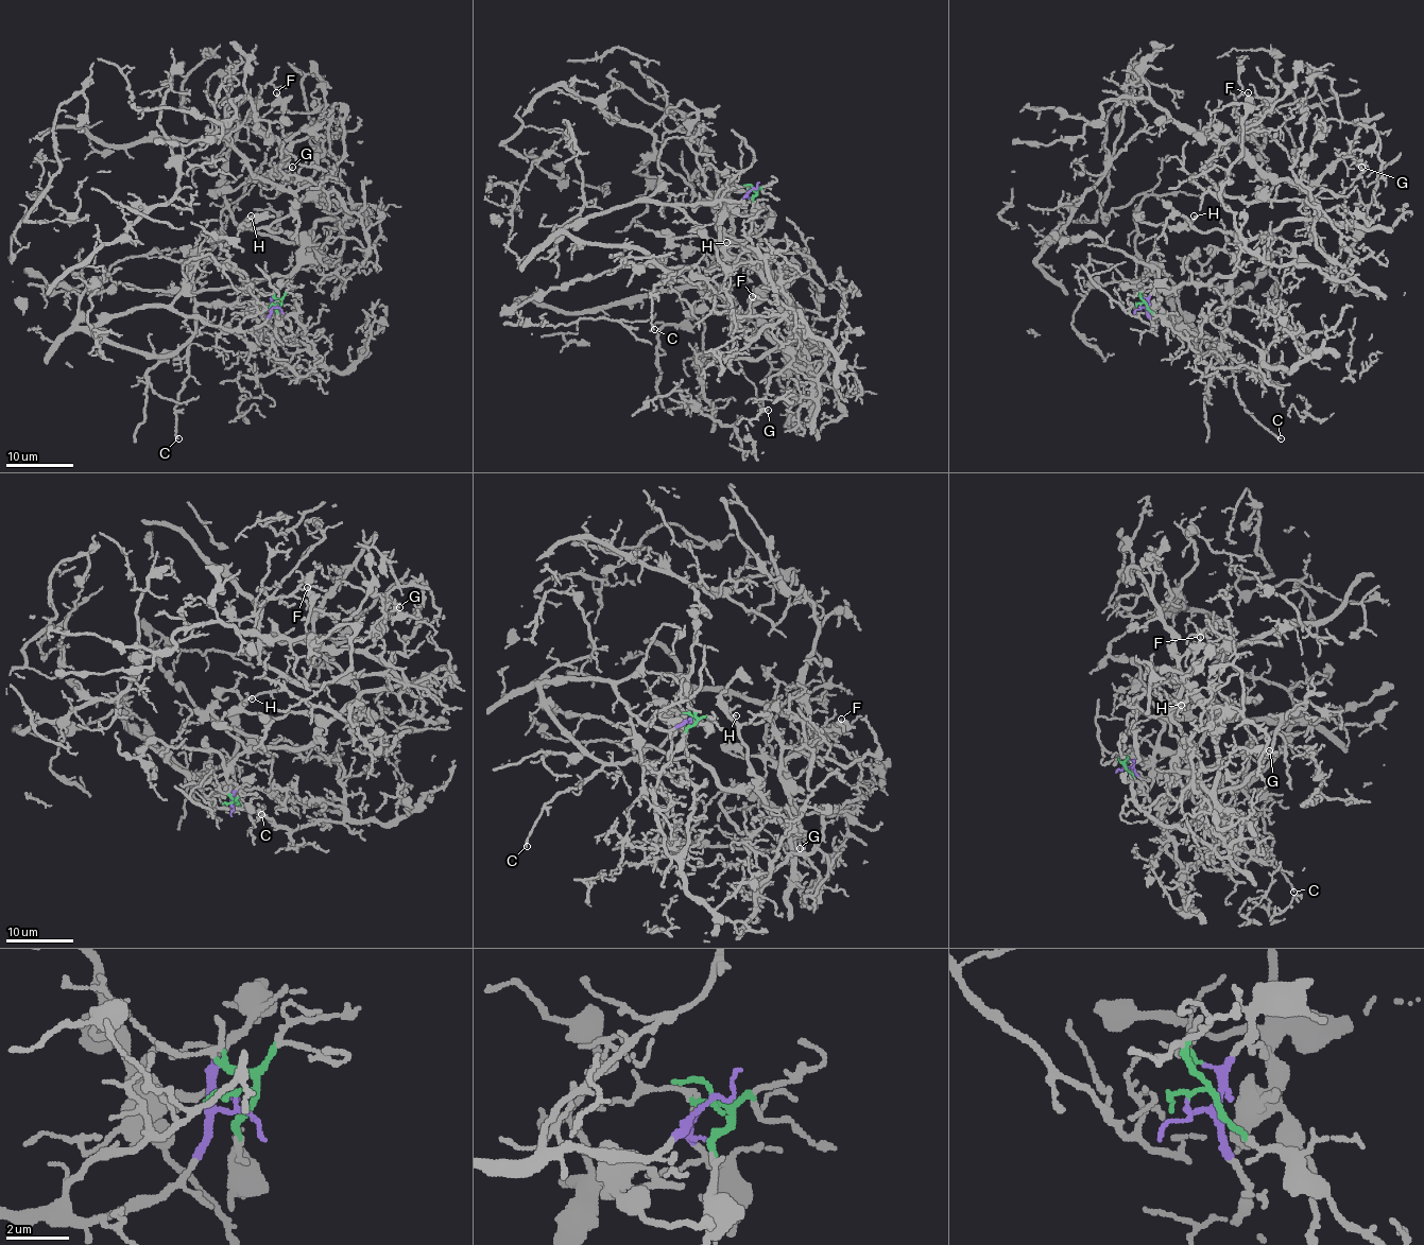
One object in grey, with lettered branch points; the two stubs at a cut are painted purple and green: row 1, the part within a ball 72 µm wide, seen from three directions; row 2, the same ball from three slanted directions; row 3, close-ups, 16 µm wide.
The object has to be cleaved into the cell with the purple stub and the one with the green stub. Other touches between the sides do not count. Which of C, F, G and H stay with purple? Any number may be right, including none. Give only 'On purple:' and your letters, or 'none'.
On purple: C

